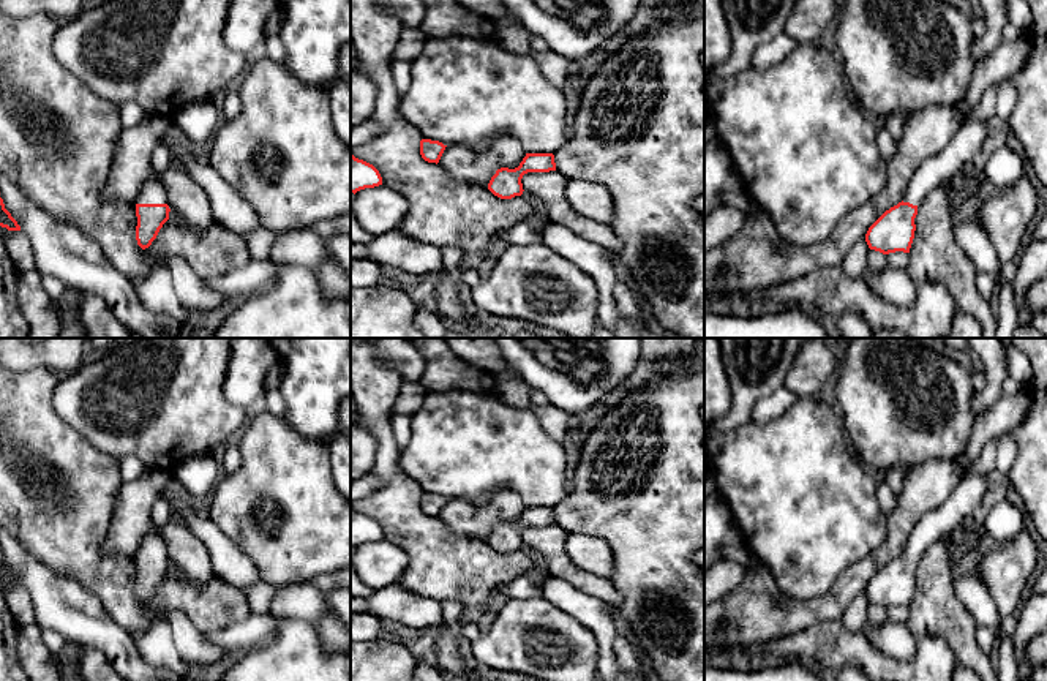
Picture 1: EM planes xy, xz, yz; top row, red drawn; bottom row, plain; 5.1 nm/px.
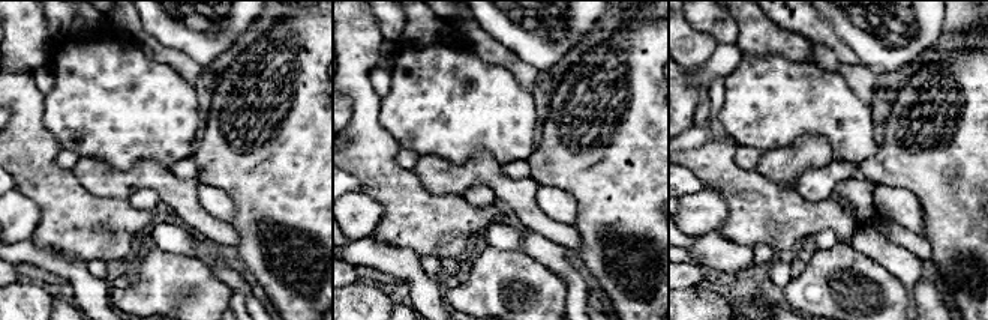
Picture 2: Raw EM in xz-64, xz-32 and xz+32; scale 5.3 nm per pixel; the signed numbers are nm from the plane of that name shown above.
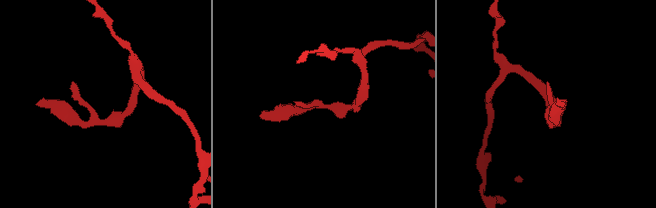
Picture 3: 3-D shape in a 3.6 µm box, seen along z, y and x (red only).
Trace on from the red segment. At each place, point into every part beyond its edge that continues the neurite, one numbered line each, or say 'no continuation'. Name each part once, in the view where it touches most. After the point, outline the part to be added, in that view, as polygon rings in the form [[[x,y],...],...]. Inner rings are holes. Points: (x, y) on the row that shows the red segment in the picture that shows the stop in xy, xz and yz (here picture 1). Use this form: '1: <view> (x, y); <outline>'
1: xy (152, 191); [[[148,179],[142,185],[136,204],[167,204],[164,186],[158,180]]]

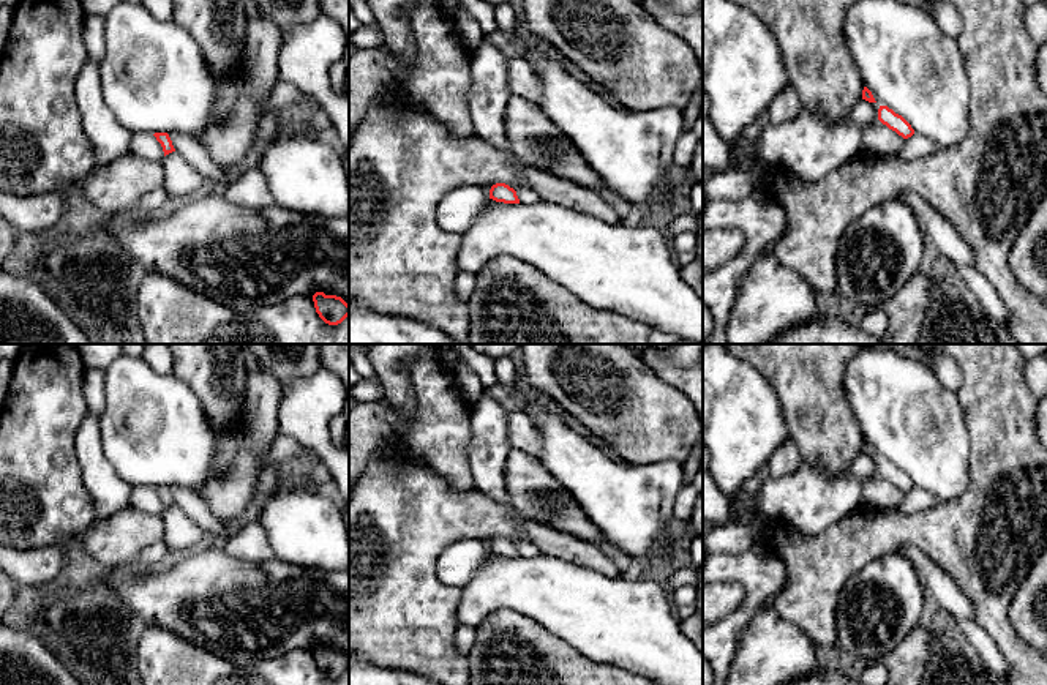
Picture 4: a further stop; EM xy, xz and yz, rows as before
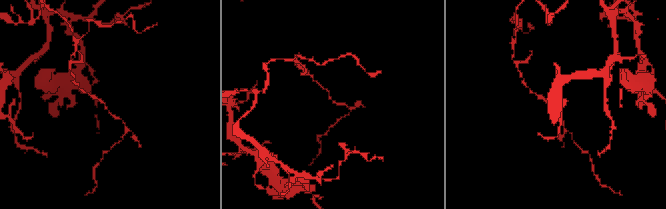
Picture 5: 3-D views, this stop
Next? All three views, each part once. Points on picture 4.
no continuation

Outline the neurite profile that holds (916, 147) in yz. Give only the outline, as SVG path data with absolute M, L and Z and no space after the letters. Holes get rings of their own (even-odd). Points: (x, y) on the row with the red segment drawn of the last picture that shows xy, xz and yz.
M914 133L911 137L905 139L903 147L899 153L892 155L903 161L924 159L933 153L936 153L941 147L935 144L932 139Z

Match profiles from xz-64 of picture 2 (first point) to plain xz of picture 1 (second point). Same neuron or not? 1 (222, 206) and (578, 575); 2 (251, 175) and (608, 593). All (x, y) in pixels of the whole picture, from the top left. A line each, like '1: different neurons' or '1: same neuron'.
1: different neurons
2: different neurons

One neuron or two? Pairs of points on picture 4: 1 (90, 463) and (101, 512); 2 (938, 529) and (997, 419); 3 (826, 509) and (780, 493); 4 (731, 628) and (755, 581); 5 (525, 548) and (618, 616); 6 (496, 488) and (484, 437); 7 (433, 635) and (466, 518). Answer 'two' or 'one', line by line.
1: one
2: one
3: one
4: one
5: two
6: one
7: one

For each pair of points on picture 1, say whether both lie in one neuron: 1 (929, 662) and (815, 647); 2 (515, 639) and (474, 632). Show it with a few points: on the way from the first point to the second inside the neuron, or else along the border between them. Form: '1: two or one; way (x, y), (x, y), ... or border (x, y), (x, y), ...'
1: one; way (900, 664), (874, 664), (855, 648), (844, 648)
2: two; border (482, 634), (472, 642)

